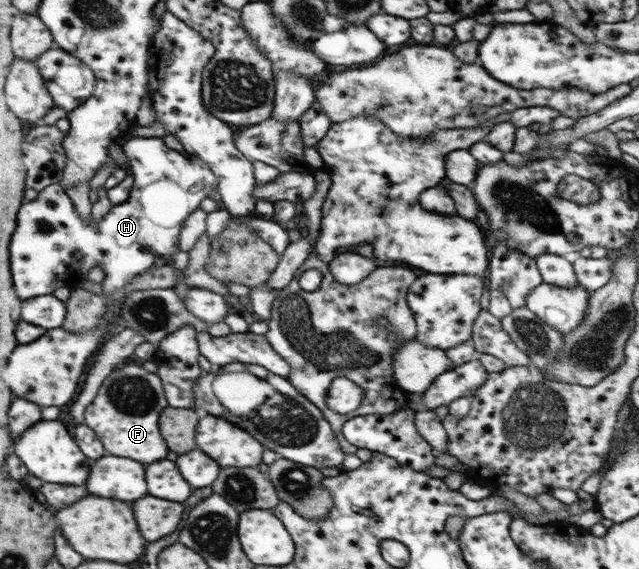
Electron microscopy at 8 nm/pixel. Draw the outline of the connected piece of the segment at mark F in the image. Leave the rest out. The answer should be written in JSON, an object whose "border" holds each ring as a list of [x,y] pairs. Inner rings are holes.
{"border":[[[140,361],[119,365],[104,379],[98,395],[86,407],[86,425],[100,437],[112,455],[122,455],[140,463],[154,463],[168,453],[166,441],[158,429],[158,417],[168,406],[164,387],[157,372],[146,371]],[[118,413],[120,417],[114,417]]]}

